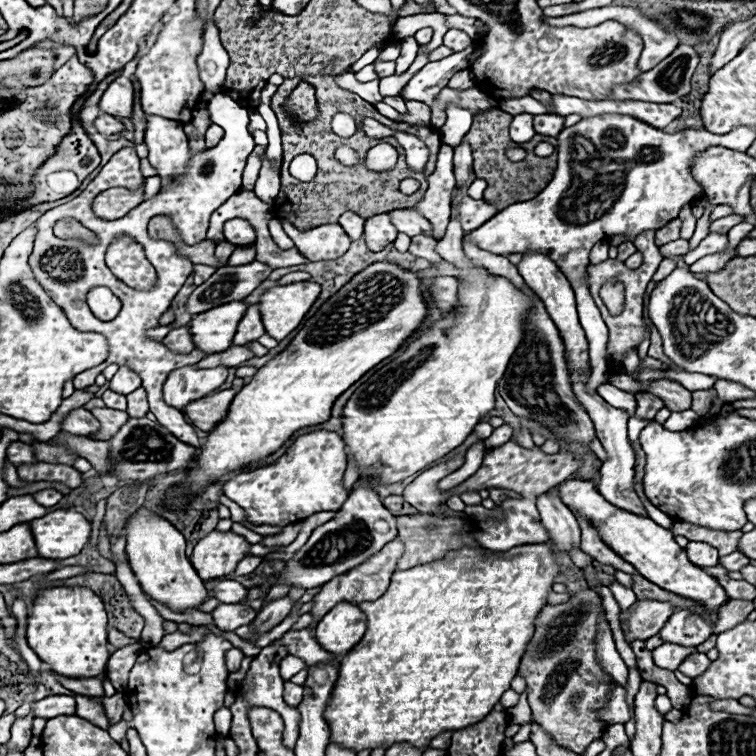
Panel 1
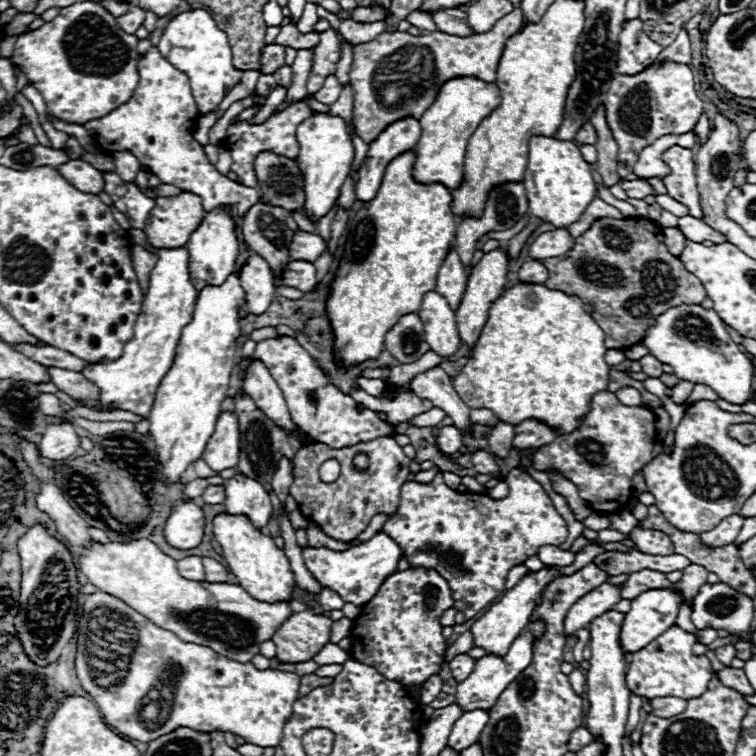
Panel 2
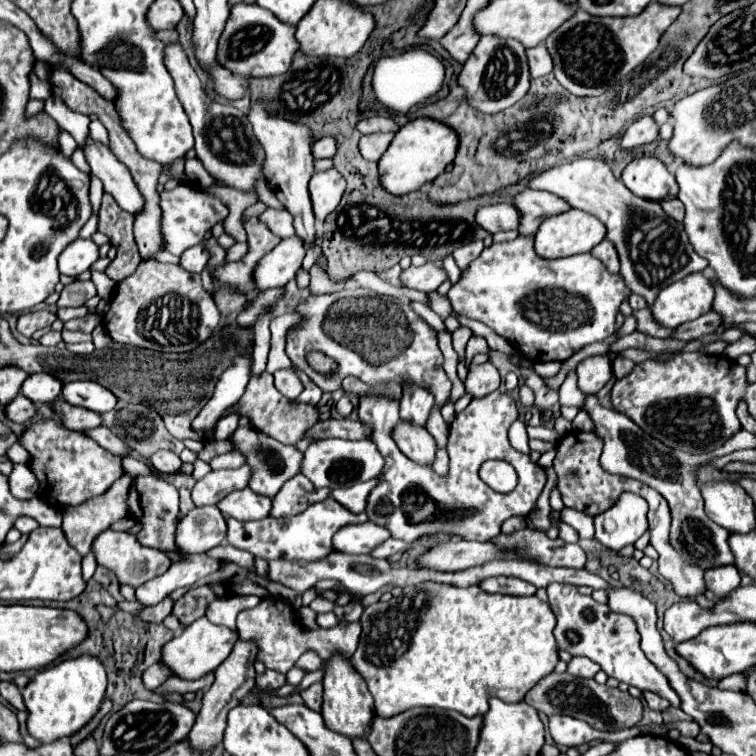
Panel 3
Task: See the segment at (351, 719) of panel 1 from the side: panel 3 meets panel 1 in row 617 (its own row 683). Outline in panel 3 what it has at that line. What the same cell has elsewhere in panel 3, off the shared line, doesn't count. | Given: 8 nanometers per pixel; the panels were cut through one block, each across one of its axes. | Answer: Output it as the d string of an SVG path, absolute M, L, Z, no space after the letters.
M430 582L428 584L416 584L416 588L408 586L402 590L402 596L392 598L390 602L376 602L364 608L362 612L362 634L360 634L360 644L358 650L350 656L350 664L356 668L356 672L366 680L368 690L374 696L374 712L378 716L394 716L404 710L416 708L416 706L436 706L436 708L446 708L446 710L456 710L466 716L478 716L488 712L488 702L490 698L500 698L504 702L520 702L528 694L528 690L548 676L554 666L558 664L558 644L554 638L554 626L556 626L556 616L552 614L550 606L536 596L504 596L504 594L490 594L484 592L478 584L472 588L456 588L456 584L440 584L440 582Z

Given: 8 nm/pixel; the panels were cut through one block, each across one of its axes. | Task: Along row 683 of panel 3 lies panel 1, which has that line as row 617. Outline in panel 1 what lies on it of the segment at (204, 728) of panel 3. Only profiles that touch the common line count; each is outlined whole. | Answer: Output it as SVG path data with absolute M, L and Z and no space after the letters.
M220 604L212 616L220 630L236 630L250 624L256 618L256 610L242 604Z

